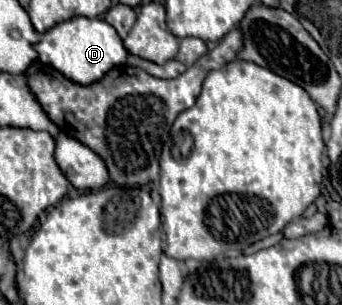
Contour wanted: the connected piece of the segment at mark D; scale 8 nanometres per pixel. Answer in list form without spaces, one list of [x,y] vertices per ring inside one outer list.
[[[75,16],[71,20],[59,22],[43,32],[41,40],[35,44],[35,50],[39,60],[51,64],[55,70],[63,72],[63,76],[75,80],[77,84],[93,84],[95,80],[101,80],[111,68],[125,64],[127,60],[127,50],[115,28],[111,28],[111,24],[101,18],[85,16]]]

